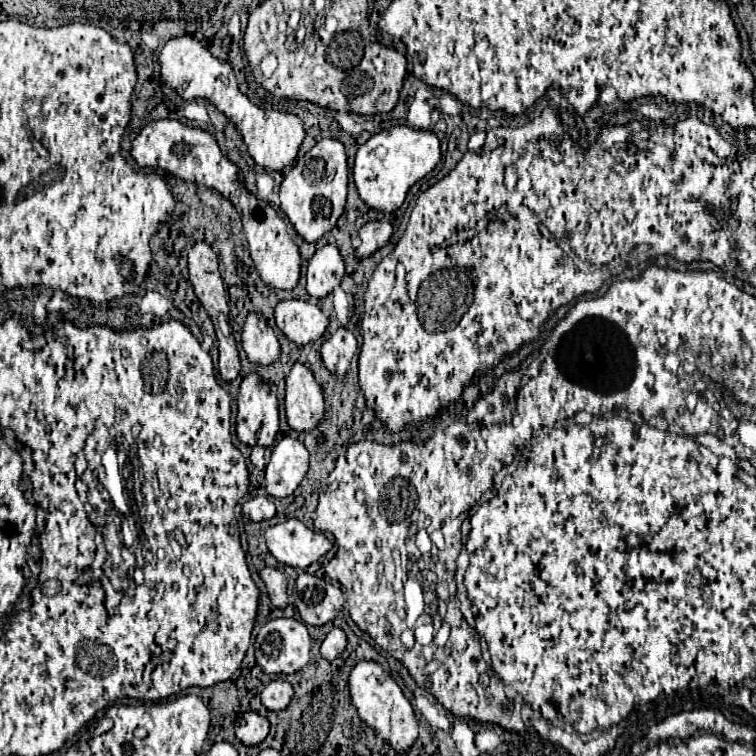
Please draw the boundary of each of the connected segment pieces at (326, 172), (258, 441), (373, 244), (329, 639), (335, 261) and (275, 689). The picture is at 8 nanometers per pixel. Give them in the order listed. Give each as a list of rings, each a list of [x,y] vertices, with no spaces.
[[[321,139],[305,153],[281,183],[281,209],[293,229],[309,243],[321,239],[341,217],[347,197],[347,153],[341,141]]]
[[[257,373],[241,381],[237,399],[237,437],[241,443],[269,447],[279,431],[279,405],[271,383]]]
[[[387,219],[381,221],[369,221],[359,229],[361,245],[357,247],[357,257],[369,257],[379,247],[383,247],[393,233],[393,225]]]
[[[335,627],[335,629],[331,629],[327,633],[327,637],[325,637],[323,645],[321,645],[321,655],[327,661],[333,661],[333,659],[337,659],[341,655],[341,651],[345,649],[345,645],[347,645],[347,637],[345,637],[343,629]]]
[[[325,245],[315,251],[307,265],[307,293],[311,297],[325,297],[345,277],[345,261],[335,245]]]
[[[275,679],[271,681],[263,693],[261,693],[261,703],[269,709],[269,711],[281,711],[285,709],[293,699],[293,685],[283,681],[283,679]]]

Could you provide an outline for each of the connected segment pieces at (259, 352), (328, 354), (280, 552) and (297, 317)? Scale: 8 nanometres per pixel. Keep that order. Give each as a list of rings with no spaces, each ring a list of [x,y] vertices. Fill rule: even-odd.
[[[249,313],[243,323],[243,351],[255,365],[271,365],[279,353],[279,339],[259,313]]]
[[[339,327],[333,335],[329,335],[325,339],[325,343],[321,345],[321,359],[323,365],[337,377],[343,377],[351,365],[351,359],[357,351],[357,339],[355,335],[345,329]]]
[[[299,519],[269,527],[265,539],[271,555],[279,563],[299,569],[307,569],[331,549],[331,543],[323,533],[307,529]]]
[[[287,299],[277,303],[275,323],[293,343],[307,345],[325,333],[329,317],[309,301]]]

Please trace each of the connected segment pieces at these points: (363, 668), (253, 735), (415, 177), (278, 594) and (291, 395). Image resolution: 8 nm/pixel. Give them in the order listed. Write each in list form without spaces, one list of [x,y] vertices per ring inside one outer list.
[[[359,661],[349,675],[351,701],[359,711],[359,717],[371,725],[381,739],[385,739],[395,751],[407,751],[417,739],[417,719],[409,699],[403,695],[397,681],[375,661]]]
[[[247,711],[239,715],[235,723],[235,735],[247,747],[259,745],[267,737],[267,733],[269,733],[269,721],[267,717],[261,717],[257,711]]]
[[[395,125],[381,129],[367,143],[363,143],[355,155],[353,179],[359,197],[373,209],[391,213],[399,209],[413,183],[423,179],[441,159],[439,139],[433,131],[411,129],[407,125]]]
[[[263,567],[259,571],[259,575],[265,583],[265,589],[269,593],[271,603],[279,609],[285,609],[285,605],[287,605],[287,581],[285,581],[285,577],[275,567]]]
[[[295,363],[287,377],[285,413],[295,431],[311,431],[323,417],[323,393],[313,373],[303,363]]]

